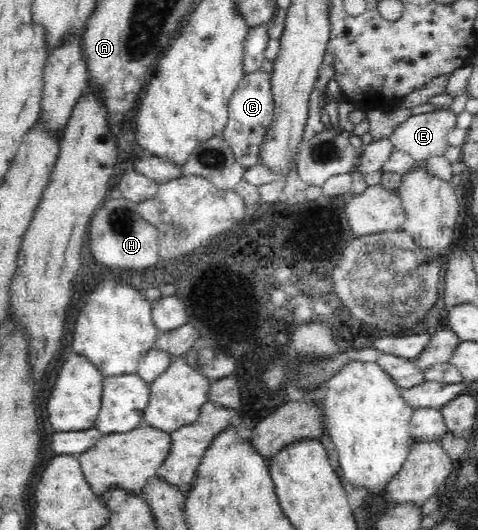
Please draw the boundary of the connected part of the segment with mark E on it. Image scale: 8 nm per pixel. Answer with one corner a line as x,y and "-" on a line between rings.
439,107
428,113
411,115
400,123
388,138
394,149
405,151
416,162
444,155
447,136
457,126
457,113
448,107

